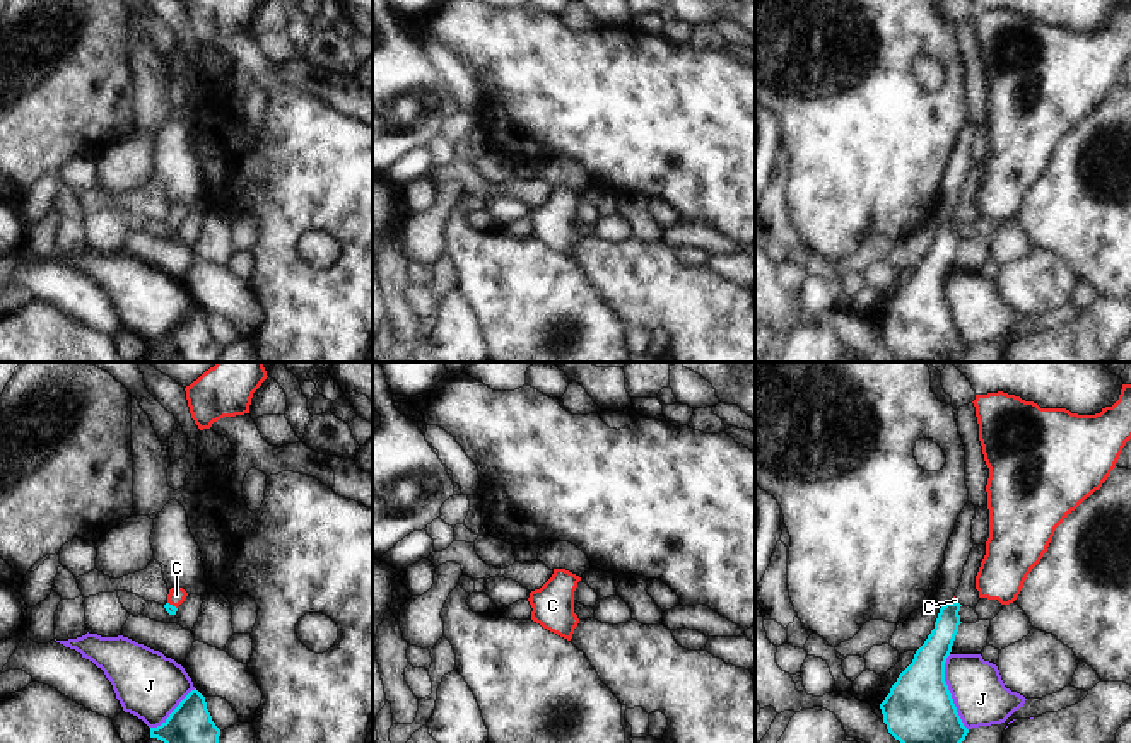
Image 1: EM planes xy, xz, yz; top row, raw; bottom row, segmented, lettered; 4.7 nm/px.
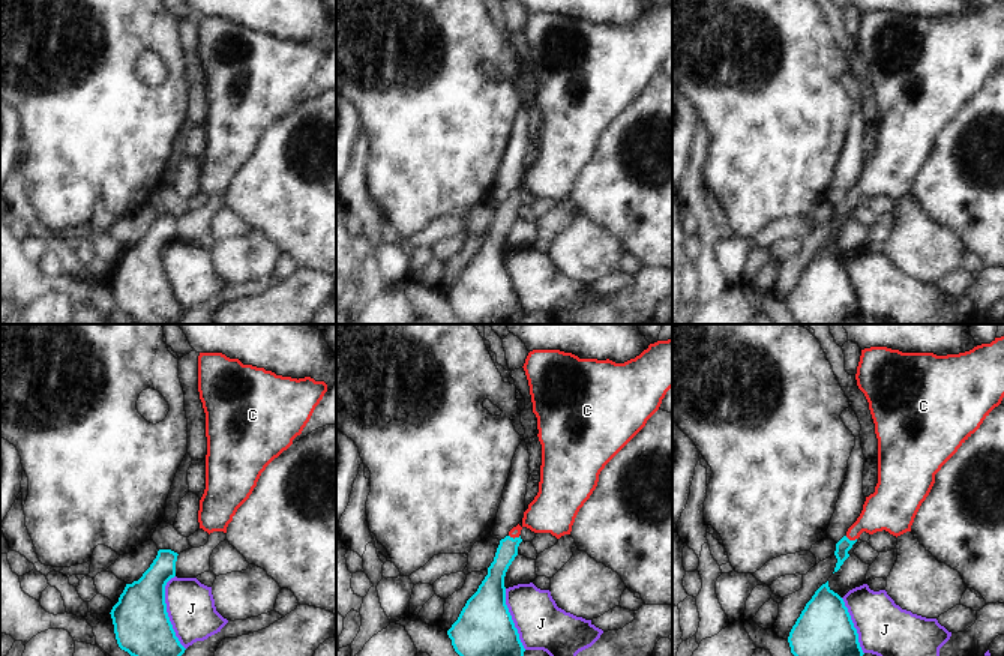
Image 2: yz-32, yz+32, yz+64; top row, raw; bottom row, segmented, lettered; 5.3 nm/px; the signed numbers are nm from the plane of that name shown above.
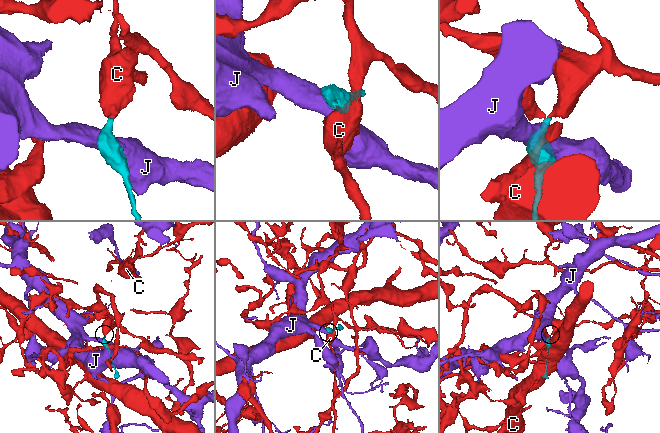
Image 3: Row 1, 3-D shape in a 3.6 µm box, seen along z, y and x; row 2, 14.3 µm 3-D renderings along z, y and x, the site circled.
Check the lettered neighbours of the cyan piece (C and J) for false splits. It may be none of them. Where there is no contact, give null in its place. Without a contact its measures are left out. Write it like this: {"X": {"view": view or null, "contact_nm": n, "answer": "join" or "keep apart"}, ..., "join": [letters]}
{"C": {"view": "xy", "contact_nm": 60, "answer": "join"}, "J": {"view": "yz", "contact_nm": 380, "answer": "keep apart"}, "join": ["C"]}

